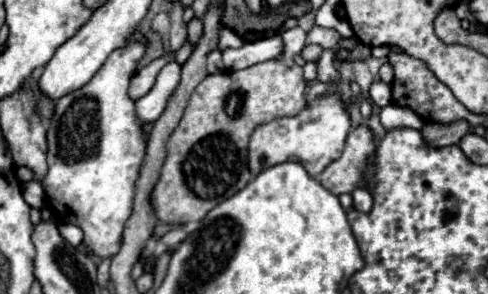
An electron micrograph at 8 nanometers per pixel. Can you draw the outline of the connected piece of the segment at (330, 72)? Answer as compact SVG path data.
M326 49L326 51L322 51L322 55L318 59L318 81L330 83L336 79L338 79L338 71L334 67L334 51Z

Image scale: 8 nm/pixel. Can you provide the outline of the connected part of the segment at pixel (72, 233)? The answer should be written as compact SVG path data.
M60 225L60 231L62 231L62 235L64 235L64 239L68 241L68 243L72 243L74 247L78 247L80 243L82 243L82 237L84 237L84 233L82 233L82 229L78 227L78 225Z

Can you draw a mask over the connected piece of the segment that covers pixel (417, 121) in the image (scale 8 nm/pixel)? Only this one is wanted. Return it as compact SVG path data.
M394 103L382 107L380 121L382 121L382 125L384 125L388 131L390 131L390 129L396 129L396 127L422 129L422 125L424 125L424 119L422 119L420 115L416 115L412 109L400 107L400 105L394 105Z

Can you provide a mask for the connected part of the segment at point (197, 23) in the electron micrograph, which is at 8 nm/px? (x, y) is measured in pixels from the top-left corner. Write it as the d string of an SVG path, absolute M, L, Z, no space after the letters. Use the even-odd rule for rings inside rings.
M192 19L188 23L188 41L192 49L194 49L194 43L200 39L200 35L202 35L202 19Z

